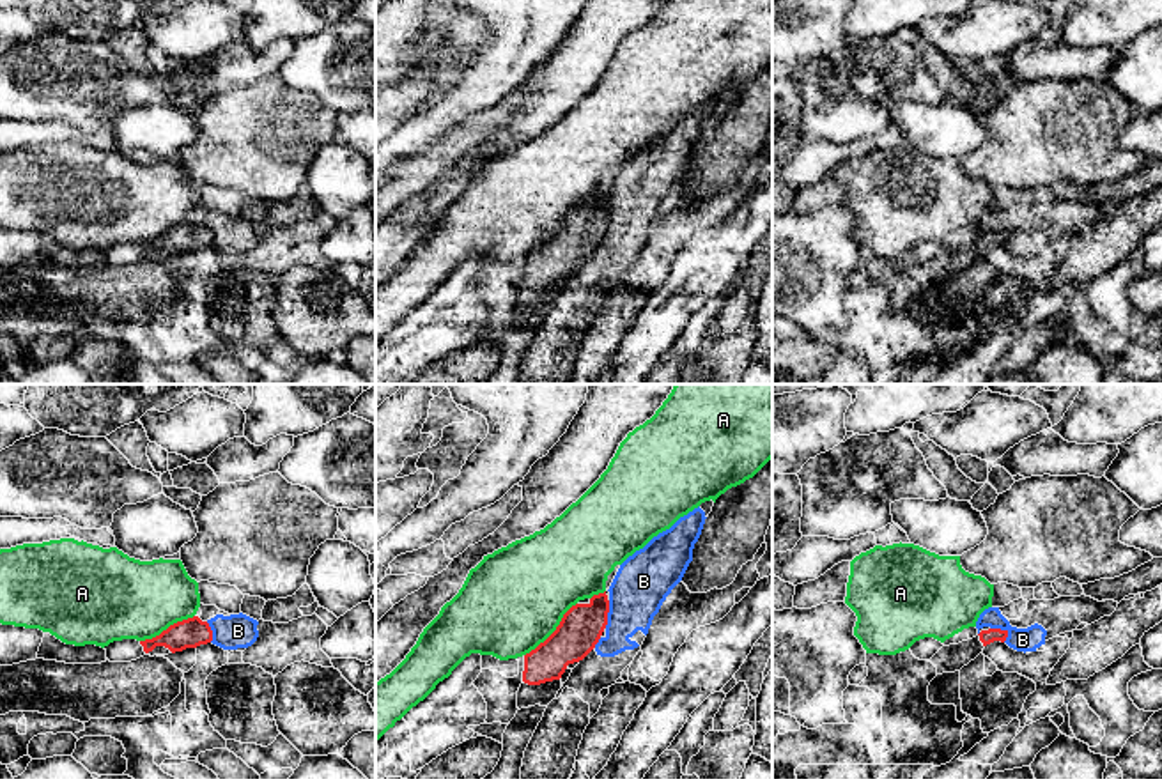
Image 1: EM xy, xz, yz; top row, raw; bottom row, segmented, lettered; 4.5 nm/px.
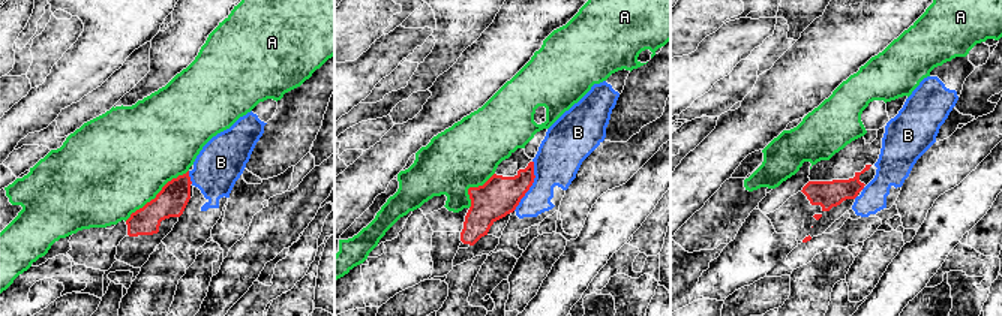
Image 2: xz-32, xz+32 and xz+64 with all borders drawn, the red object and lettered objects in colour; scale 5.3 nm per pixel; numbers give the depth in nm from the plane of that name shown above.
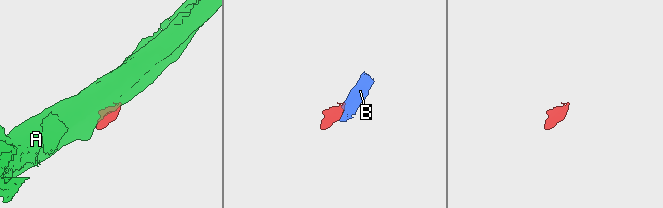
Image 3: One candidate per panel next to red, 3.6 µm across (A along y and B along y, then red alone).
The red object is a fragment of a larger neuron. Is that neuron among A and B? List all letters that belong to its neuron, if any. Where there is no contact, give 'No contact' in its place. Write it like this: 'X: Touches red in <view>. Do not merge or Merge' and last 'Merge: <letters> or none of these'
A: Touches red in xz. Do not merge
B: Touches red in yz. Do not merge
Merge: none of these

